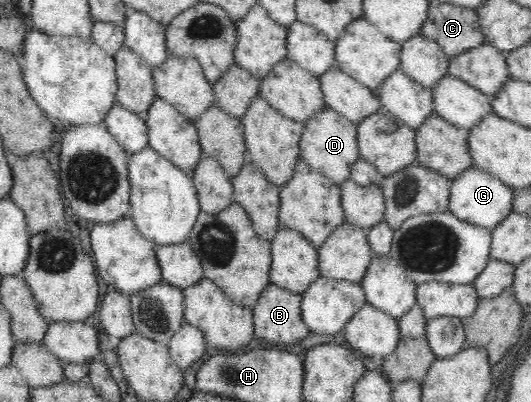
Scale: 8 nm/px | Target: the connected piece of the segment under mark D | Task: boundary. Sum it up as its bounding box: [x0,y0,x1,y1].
[299,106,360,184]

